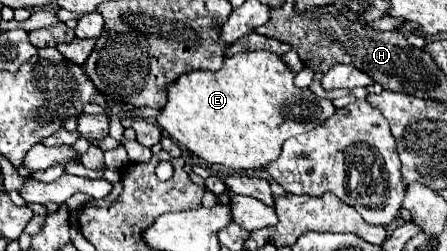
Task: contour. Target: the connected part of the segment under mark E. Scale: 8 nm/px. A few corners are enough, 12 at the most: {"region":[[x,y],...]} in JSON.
{"region":[[271,51],[167,87],[155,121],[207,163],[267,167],[335,111]]}

